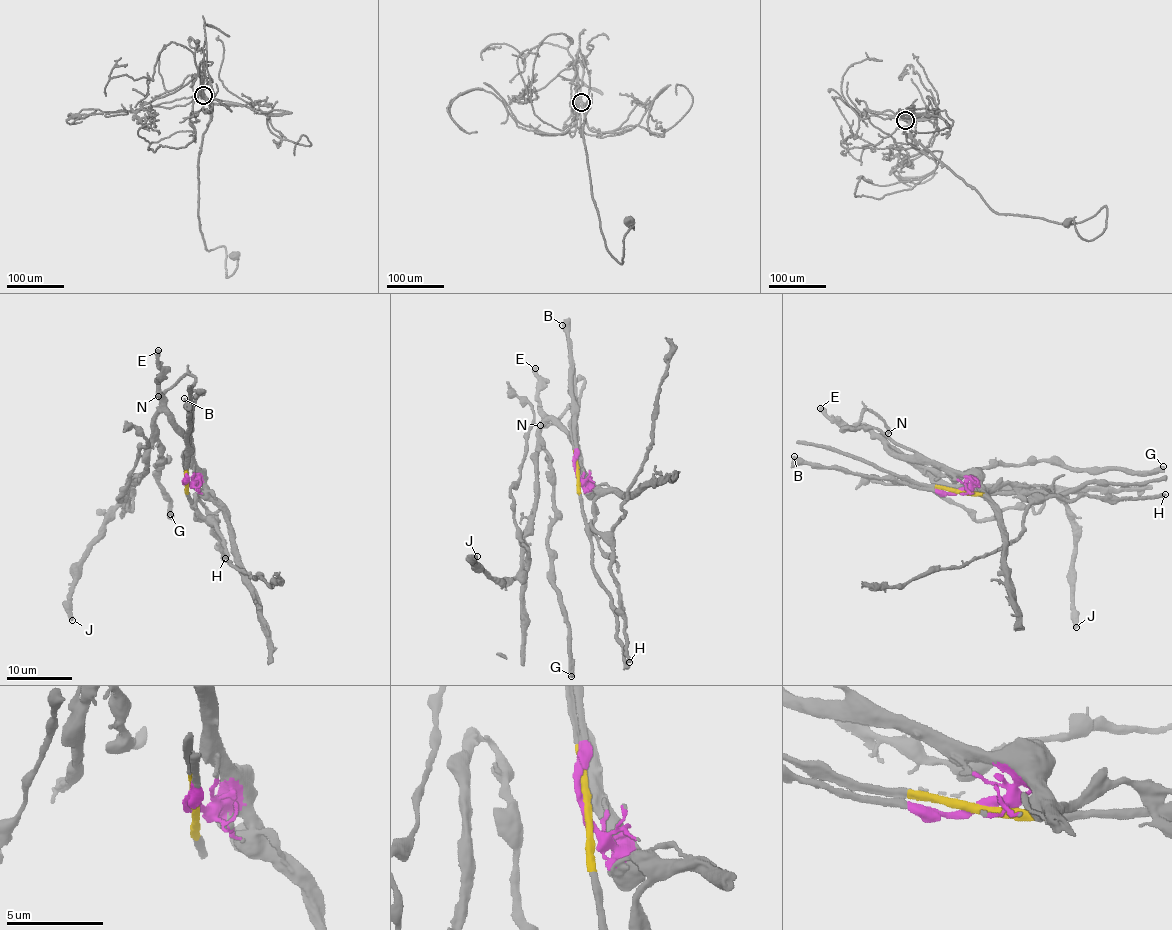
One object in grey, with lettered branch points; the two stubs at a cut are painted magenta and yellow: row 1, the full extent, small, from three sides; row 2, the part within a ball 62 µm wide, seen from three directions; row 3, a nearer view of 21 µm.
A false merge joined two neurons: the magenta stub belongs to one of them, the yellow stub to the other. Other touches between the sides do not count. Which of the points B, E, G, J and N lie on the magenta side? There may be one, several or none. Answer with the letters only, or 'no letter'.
B, E, G, J, N

